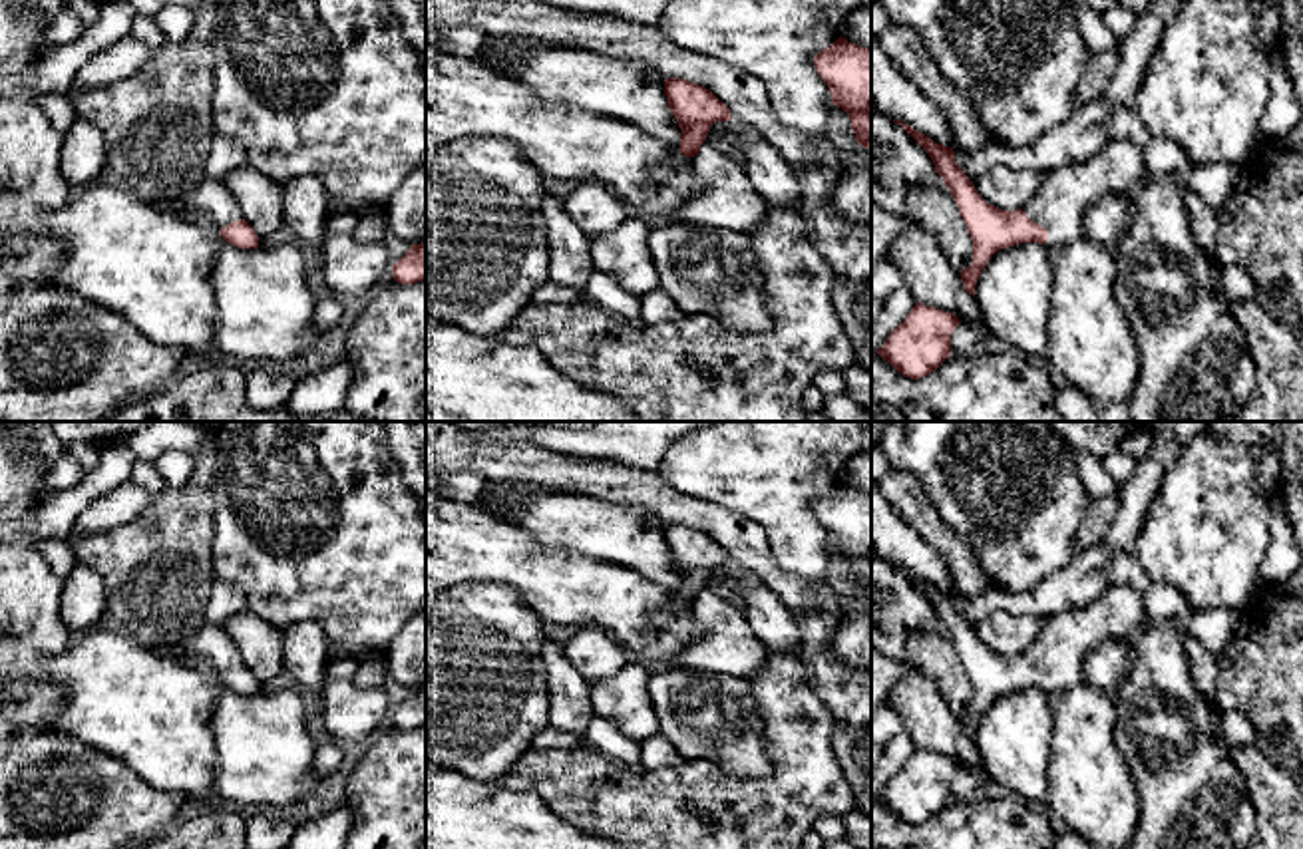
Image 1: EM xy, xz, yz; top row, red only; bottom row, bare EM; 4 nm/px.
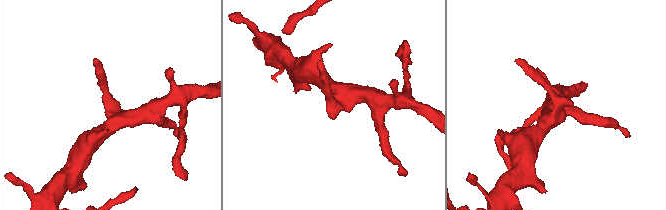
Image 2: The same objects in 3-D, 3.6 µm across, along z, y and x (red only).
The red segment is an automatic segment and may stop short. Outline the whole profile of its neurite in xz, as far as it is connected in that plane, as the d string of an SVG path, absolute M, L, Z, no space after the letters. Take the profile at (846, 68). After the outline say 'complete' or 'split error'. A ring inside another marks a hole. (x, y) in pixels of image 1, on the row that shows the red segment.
M838 38L814 58L832 103L851 121L855 141L871 151L871 50Z | complete

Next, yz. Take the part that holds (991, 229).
M893 119L893 121L899 123L929 153L935 165L935 173L943 177L947 189L951 191L959 207L959 213L973 239L973 262L961 270L961 280L965 290L973 296L975 296L977 280L995 253L1021 243L1044 245L1046 241L1050 241L1056 247L1066 247L1078 239L1084 239L1086 211L1110 195L1132 193L1132 189L1148 175L1144 149L1130 139L1116 137L1110 139L1102 149L1098 149L1088 161L1058 167L1046 173L1036 197L1030 199L1024 209L1003 211L987 203L979 195L973 181L957 165L953 147L935 143L925 133L919 133L911 125L903 123L901 119Z | split error

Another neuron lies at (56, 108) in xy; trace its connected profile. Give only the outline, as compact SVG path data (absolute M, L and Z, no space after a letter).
M46 93L36 97L34 103L44 111L44 115L60 133L66 133L78 117L72 99L66 95Z

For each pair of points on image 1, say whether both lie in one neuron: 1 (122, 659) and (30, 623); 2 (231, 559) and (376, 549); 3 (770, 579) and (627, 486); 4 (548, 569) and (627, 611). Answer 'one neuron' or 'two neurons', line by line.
1: two neurons
2: one neuron
3: one neuron
4: one neuron

